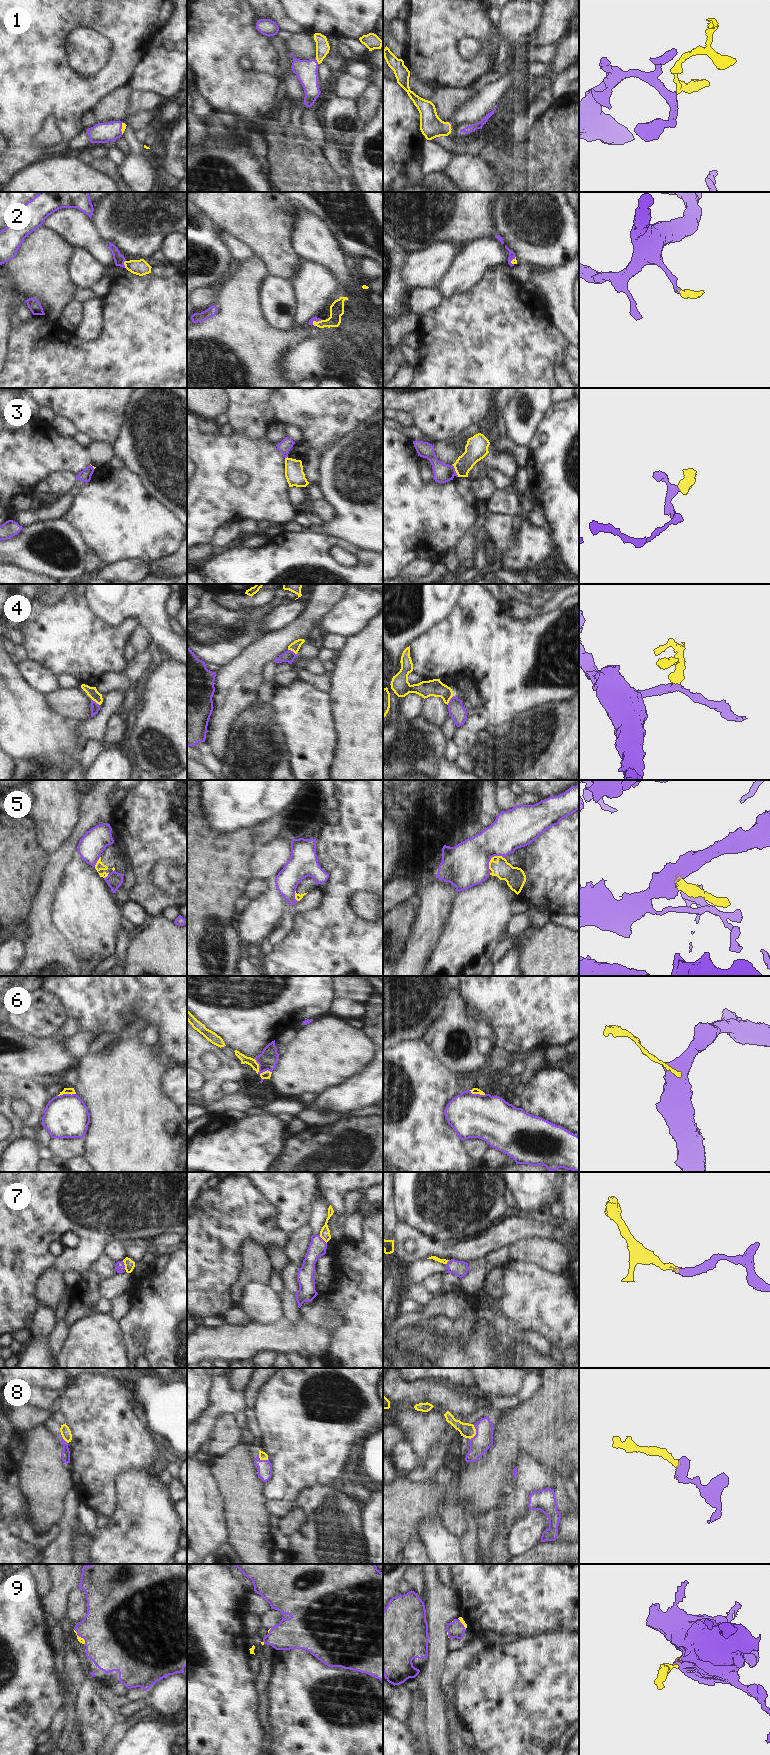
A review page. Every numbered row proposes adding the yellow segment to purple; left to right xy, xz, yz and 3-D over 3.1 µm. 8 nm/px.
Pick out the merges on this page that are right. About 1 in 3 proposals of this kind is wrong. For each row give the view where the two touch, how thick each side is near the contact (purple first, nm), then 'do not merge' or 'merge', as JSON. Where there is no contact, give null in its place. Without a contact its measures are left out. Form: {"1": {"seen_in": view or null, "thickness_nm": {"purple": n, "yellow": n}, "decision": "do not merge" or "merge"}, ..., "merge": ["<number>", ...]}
{"1": {"seen_in": "xz", "thickness_nm": {"purple": 180, "yellow": 110}, "decision": "merge"}, "2": {"seen_in": "xy", "thickness_nm": {"purple": 80, "yellow": 130}, "decision": "merge"}, "3": {"seen_in": "yz", "thickness_nm": {"purple": 150, "yellow": 180}, "decision": "do not merge"}, "4": {"seen_in": "xy", "thickness_nm": {"purple": 70, "yellow": 90}, "decision": "merge"}, "5": {"seen_in": "yz", "thickness_nm": {"purple": 360, "yellow": 160}, "decision": "do not merge"}, "6": {"seen_in": "xz", "thickness_nm": {"purple": 160, "yellow": 70}, "decision": "do not merge"}, "7": {"seen_in": "xz", "thickness_nm": {"purple": 140, "yellow": 80}, "decision": "do not merge"}, "8": {"seen_in": "yz", "thickness_nm": {"purple": 160, "yellow": 120}, "decision": "merge"}, "9": {"seen_in": "xy", "thickness_nm": {"purple": 460, "yellow": 50}, "decision": "merge"}, "merge": ["1", "2", "4", "8", "9"]}

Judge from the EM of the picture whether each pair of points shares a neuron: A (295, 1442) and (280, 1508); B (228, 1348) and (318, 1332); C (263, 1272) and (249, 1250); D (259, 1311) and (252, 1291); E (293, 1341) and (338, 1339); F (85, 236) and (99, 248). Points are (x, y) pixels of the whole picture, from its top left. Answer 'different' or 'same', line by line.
A: different
B: same
C: same
D: same
E: different
F: same

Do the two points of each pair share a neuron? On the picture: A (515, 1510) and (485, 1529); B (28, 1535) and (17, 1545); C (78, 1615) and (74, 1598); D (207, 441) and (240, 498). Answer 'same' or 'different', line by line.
A: different
B: different
C: same
D: same

